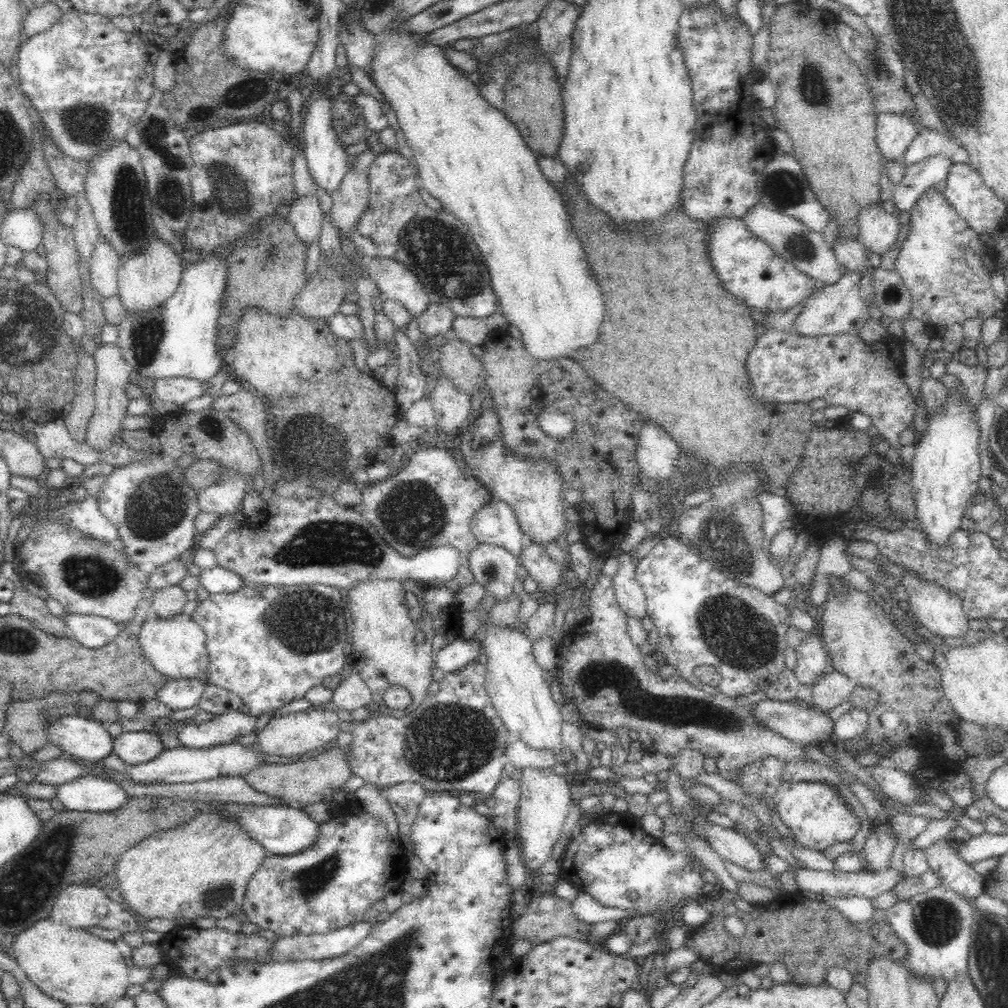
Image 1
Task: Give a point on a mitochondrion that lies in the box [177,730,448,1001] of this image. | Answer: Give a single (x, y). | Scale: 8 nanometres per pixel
(312, 880)

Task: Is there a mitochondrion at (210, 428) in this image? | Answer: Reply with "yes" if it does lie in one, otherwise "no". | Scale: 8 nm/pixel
yes

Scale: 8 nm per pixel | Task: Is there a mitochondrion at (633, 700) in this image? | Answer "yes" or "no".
yes

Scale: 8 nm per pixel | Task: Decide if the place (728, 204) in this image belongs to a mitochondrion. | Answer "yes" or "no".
no

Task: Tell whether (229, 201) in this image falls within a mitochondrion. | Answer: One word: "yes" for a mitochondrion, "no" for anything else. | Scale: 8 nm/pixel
yes

